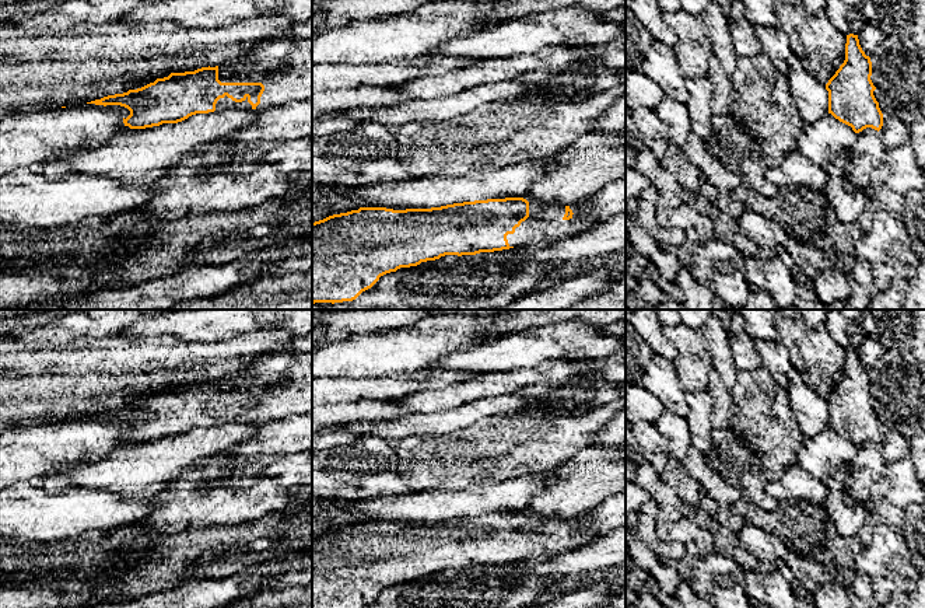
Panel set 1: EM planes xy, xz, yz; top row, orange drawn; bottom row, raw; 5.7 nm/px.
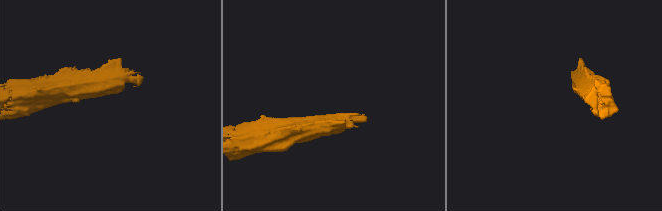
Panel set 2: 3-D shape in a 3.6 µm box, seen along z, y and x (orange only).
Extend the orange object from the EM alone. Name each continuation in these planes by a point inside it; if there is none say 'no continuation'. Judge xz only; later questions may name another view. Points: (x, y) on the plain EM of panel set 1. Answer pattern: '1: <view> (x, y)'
1: xz (545, 540)

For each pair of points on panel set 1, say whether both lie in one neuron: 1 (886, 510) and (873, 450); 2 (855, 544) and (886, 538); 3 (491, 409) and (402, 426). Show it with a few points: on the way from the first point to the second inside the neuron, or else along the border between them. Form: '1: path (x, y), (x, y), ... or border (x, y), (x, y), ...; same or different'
1: path (872, 495), (866, 489), (866, 465); same
2: border (864, 547), (854, 558), (854, 569); different
3: path (469, 413), (438, 423), (424, 423); same

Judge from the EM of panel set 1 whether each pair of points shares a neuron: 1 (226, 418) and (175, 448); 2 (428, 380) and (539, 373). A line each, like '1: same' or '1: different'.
1: different
2: different

